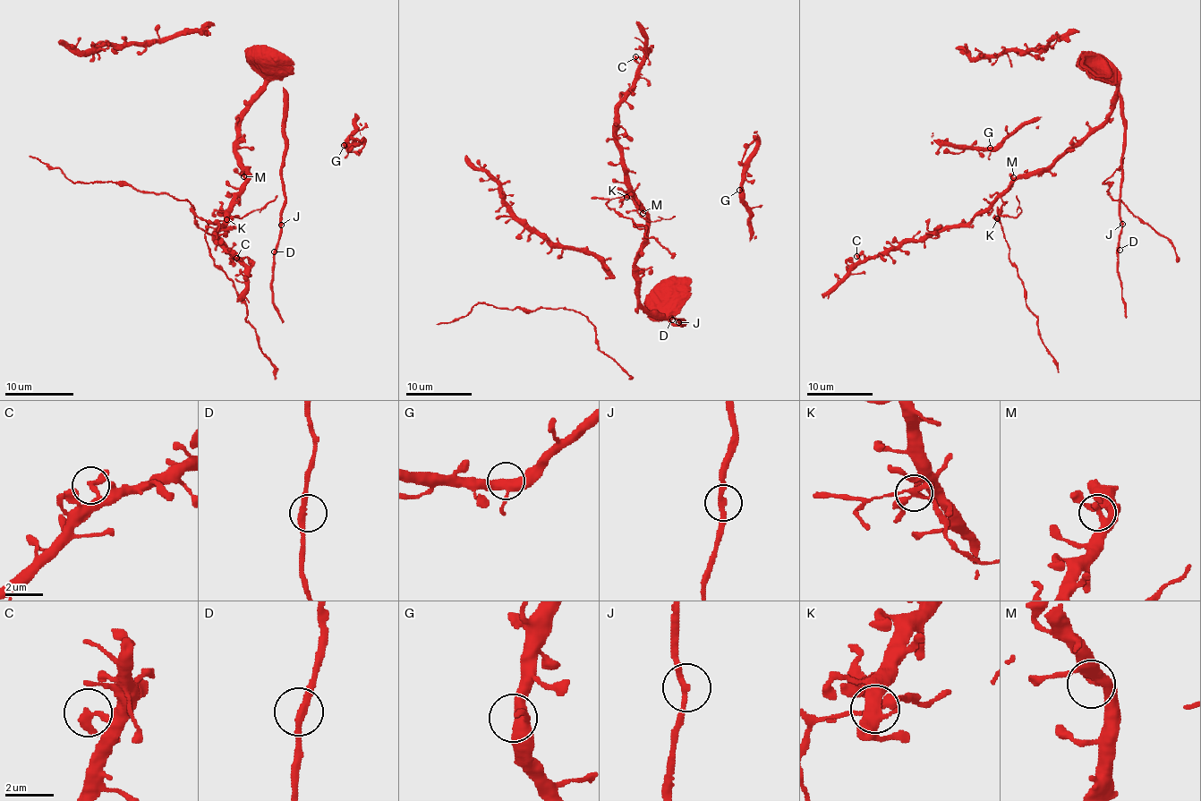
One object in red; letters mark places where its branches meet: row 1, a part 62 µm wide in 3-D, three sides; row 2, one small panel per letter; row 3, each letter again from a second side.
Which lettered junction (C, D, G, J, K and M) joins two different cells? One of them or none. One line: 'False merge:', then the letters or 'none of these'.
False merge: K

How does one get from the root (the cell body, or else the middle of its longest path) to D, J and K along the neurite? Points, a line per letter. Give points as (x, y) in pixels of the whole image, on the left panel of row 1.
D: (284, 101), (284, 208), (279, 244), (274, 251)
J: (284, 101), (284, 208), (281, 224)
K: (284, 101), (284, 89), (272, 79), (240, 122), (236, 157), (246, 167), (246, 184), (229, 205), (226, 219)

